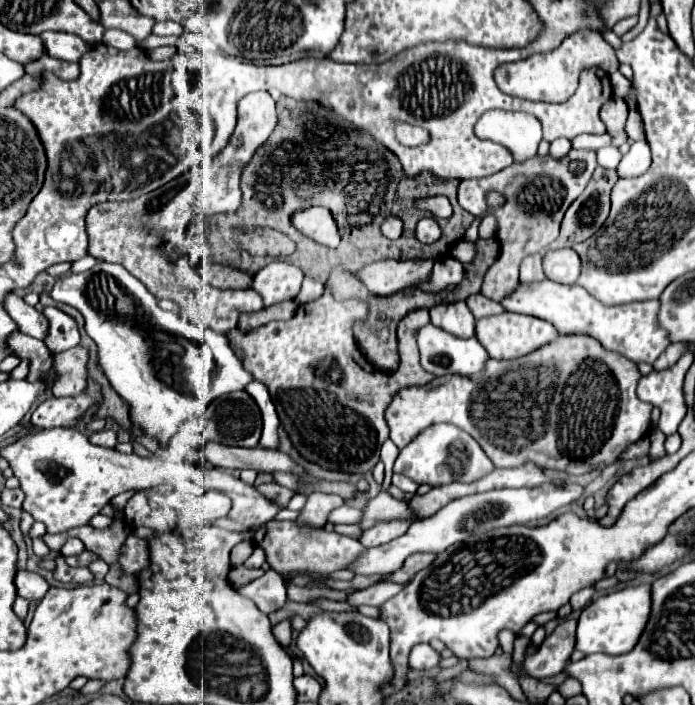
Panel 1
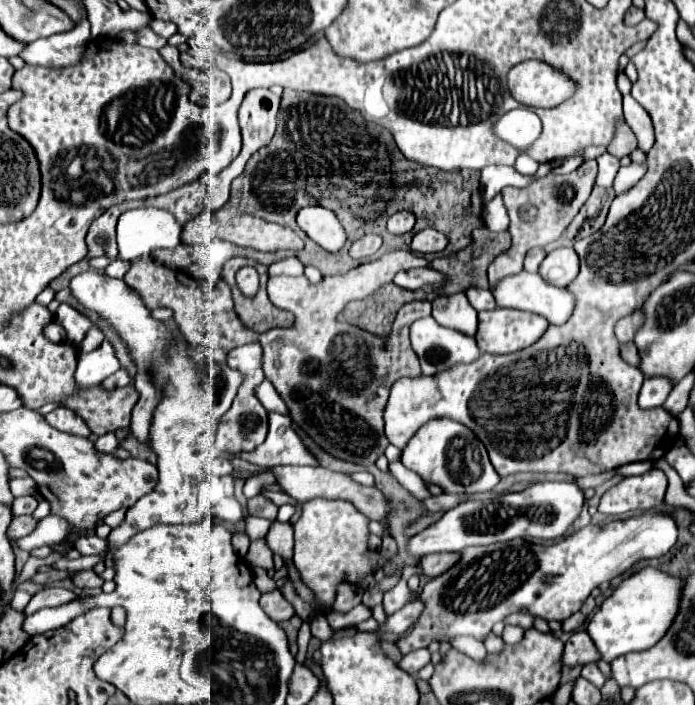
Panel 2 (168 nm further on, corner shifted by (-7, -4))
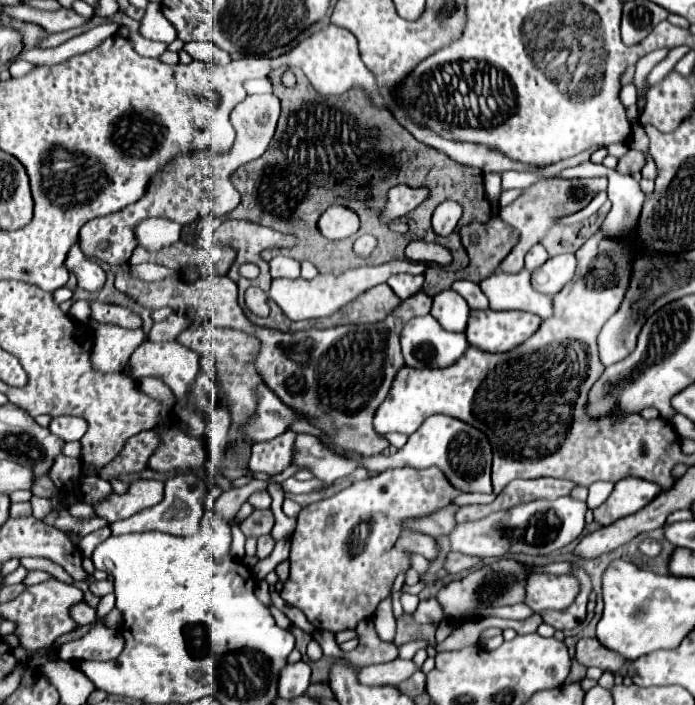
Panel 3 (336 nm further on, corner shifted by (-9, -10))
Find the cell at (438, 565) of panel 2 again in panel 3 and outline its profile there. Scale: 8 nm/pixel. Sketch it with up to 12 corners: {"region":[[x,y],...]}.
{"region":[[449,553],[445,569],[449,575],[465,573],[481,563],[479,557]]}

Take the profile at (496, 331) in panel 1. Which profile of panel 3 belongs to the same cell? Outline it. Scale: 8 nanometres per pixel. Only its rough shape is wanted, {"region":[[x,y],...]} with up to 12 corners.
{"region":[[525,311],[469,313],[467,341],[511,351],[539,329]]}

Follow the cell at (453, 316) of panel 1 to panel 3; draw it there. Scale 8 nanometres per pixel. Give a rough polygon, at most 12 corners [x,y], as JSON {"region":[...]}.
{"region":[[453,289],[433,297],[431,315],[447,331],[465,331],[467,301]]}

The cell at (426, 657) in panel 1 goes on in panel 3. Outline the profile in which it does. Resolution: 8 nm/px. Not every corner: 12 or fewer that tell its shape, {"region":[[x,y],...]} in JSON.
{"region":[[395,659],[361,667],[363,685],[397,685],[417,667],[413,661]]}

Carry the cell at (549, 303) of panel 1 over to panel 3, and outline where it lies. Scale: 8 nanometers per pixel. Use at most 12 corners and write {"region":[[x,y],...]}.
{"region":[[527,269],[479,281],[491,309],[553,315],[551,297],[531,287]]}

